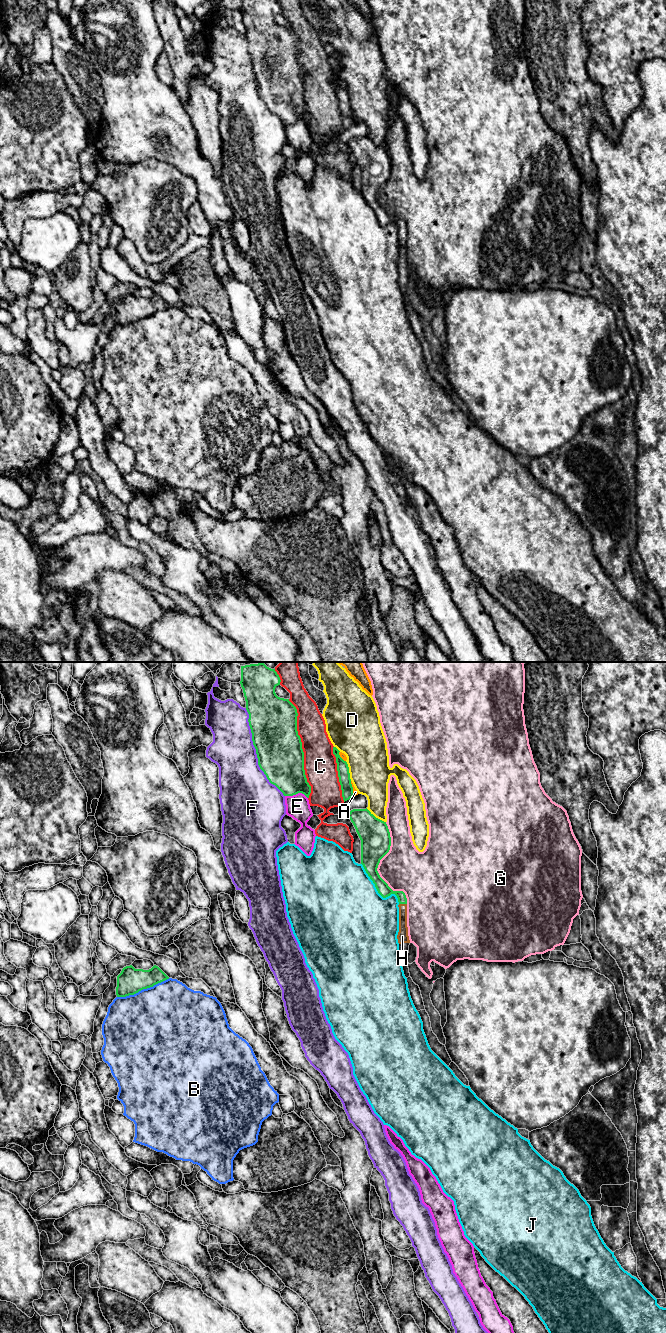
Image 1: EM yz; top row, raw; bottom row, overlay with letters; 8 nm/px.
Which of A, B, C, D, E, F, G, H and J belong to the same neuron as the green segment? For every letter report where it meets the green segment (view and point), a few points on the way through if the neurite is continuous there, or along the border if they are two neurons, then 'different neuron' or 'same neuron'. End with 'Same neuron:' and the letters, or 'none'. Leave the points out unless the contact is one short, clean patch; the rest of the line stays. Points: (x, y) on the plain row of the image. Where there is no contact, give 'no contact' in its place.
A: meets green in yz at (352, 116); different neuron
B: meets green in yz at (143, 316); different neuron
C: meets green in yz at (302, 77); different neuron
D: meets green in yz at (375, 145); different neuron
E: meets green in yz at (296, 121); different neuron
F: meets green in yz at (256, 81); different neuron
G: meets green in yz at (377, 195); different neuron
H: meets green in yz at (403, 231); runs through yz (384, 218), (395, 220), (403, 231), (403, 257); same neuron
J: meets green in yz at (377, 218); different neuron
Same neuron: H

